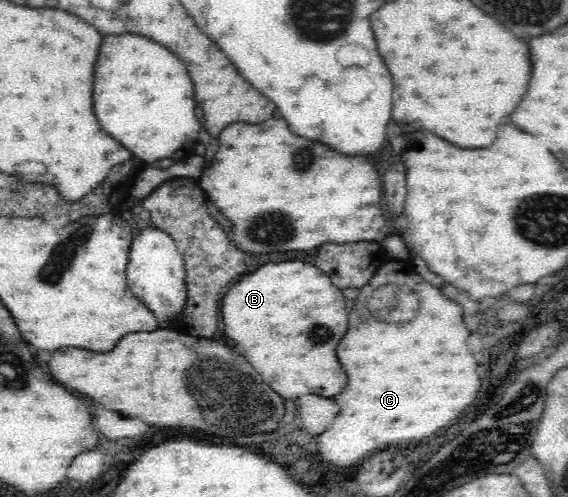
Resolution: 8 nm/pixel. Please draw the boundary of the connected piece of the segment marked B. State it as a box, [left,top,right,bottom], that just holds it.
[222,262,348,398]

